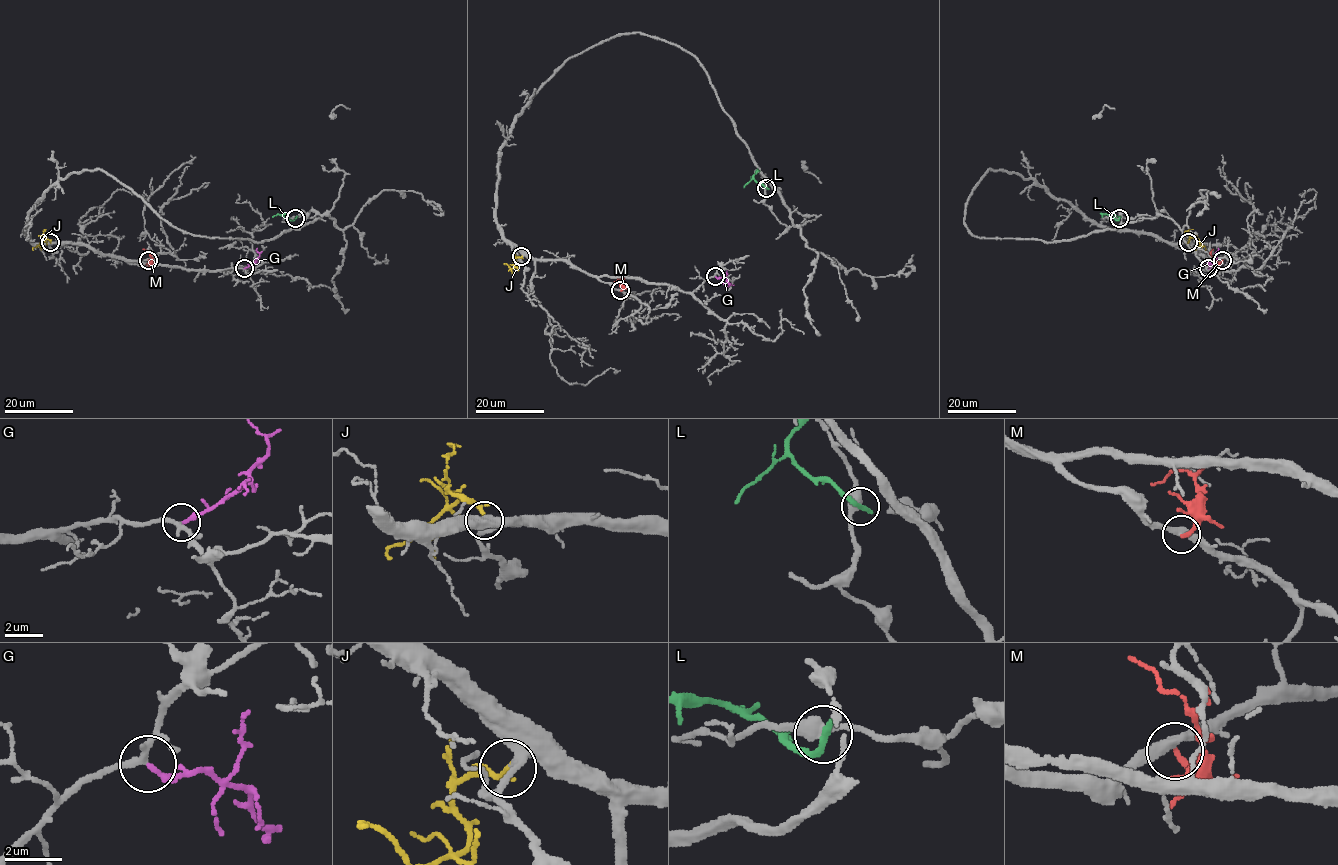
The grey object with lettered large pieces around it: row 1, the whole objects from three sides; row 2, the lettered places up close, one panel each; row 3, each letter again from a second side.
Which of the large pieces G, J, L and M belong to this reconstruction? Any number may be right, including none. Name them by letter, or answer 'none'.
G, J

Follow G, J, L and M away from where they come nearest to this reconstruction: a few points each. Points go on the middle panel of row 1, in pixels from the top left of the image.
G: (715, 276), (725, 278), (731, 284), (728, 286)
J: (522, 256), (515, 259), (516, 267), (511, 268), (505, 263)
L: (766, 187), (753, 179), (744, 187)
M: (620, 291), (622, 281), (618, 279), (614, 281)

